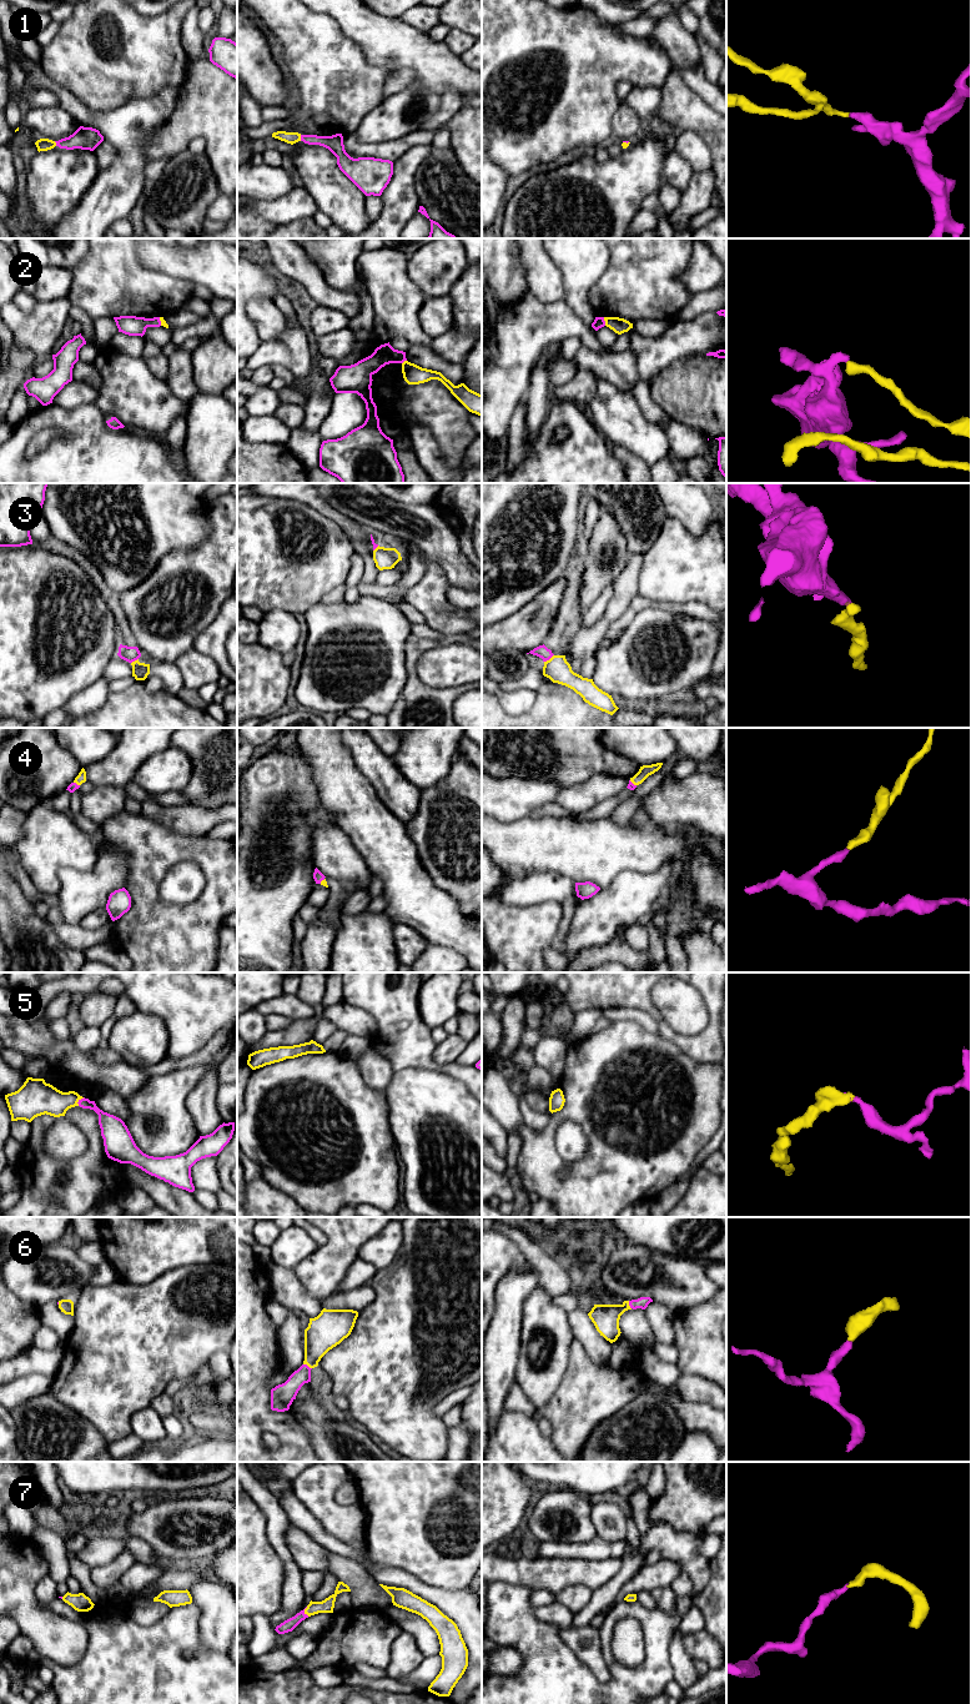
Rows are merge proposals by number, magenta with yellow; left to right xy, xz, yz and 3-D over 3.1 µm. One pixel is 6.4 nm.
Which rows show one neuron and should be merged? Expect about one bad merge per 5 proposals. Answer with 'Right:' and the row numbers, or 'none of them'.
Right: 1, 3, 4, 5, 6, 7

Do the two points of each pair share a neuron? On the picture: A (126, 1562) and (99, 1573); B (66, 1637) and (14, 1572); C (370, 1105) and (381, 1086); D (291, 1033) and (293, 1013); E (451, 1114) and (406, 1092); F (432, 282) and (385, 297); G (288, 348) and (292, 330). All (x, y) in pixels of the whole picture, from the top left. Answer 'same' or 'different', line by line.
A: same
B: same
C: different
D: different
E: same
F: different
G: same

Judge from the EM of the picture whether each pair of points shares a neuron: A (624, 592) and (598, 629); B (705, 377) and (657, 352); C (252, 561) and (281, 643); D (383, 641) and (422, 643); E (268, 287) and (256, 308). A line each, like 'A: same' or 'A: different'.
A: same
B: different
C: different
D: different
E: different

